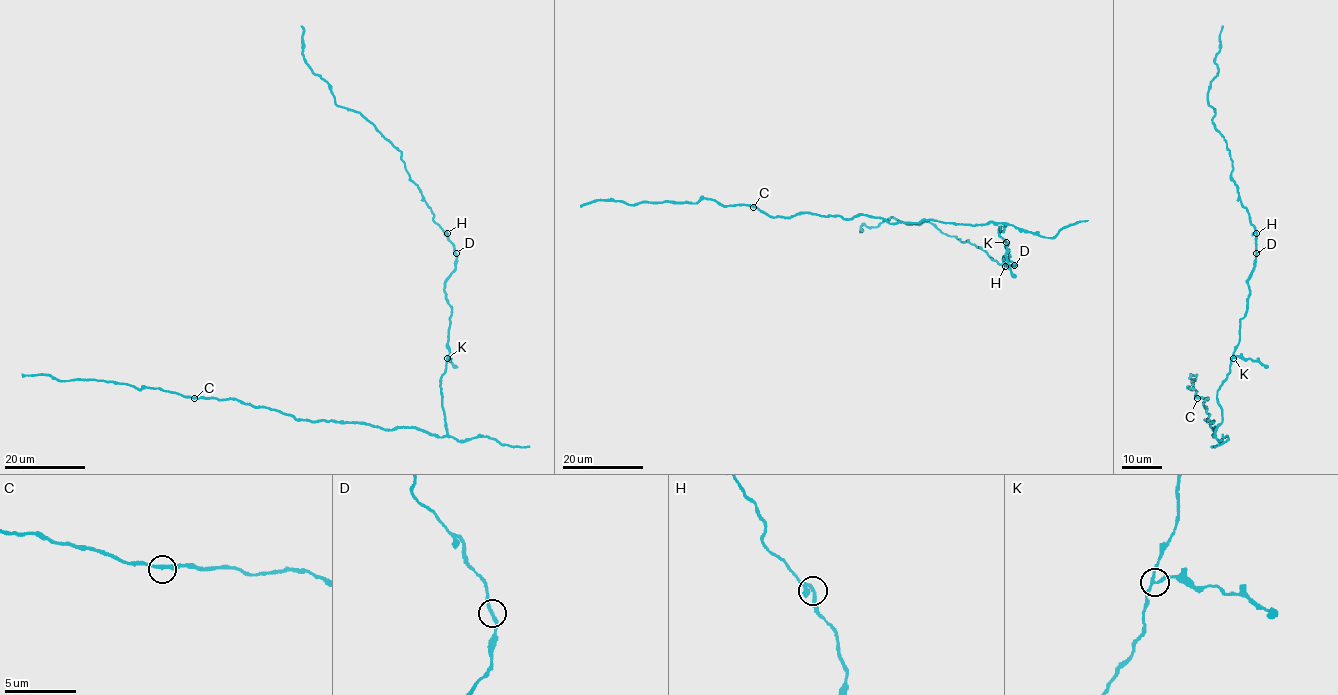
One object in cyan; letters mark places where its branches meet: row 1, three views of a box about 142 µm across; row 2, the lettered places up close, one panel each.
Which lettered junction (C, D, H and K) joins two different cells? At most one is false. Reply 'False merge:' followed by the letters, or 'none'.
False merge: K

